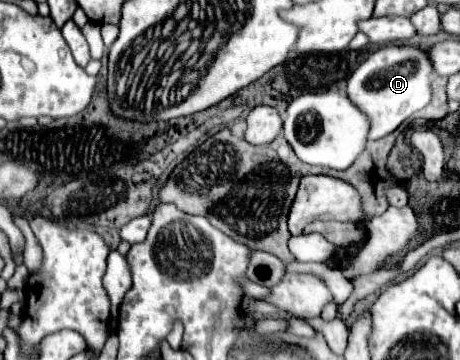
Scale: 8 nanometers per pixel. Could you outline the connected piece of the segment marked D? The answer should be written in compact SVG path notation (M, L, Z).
M389 46L369 56L347 84L349 100L369 118L369 140L379 140L399 128L411 114L425 108L431 100L431 82L435 74L427 54L415 46Z

